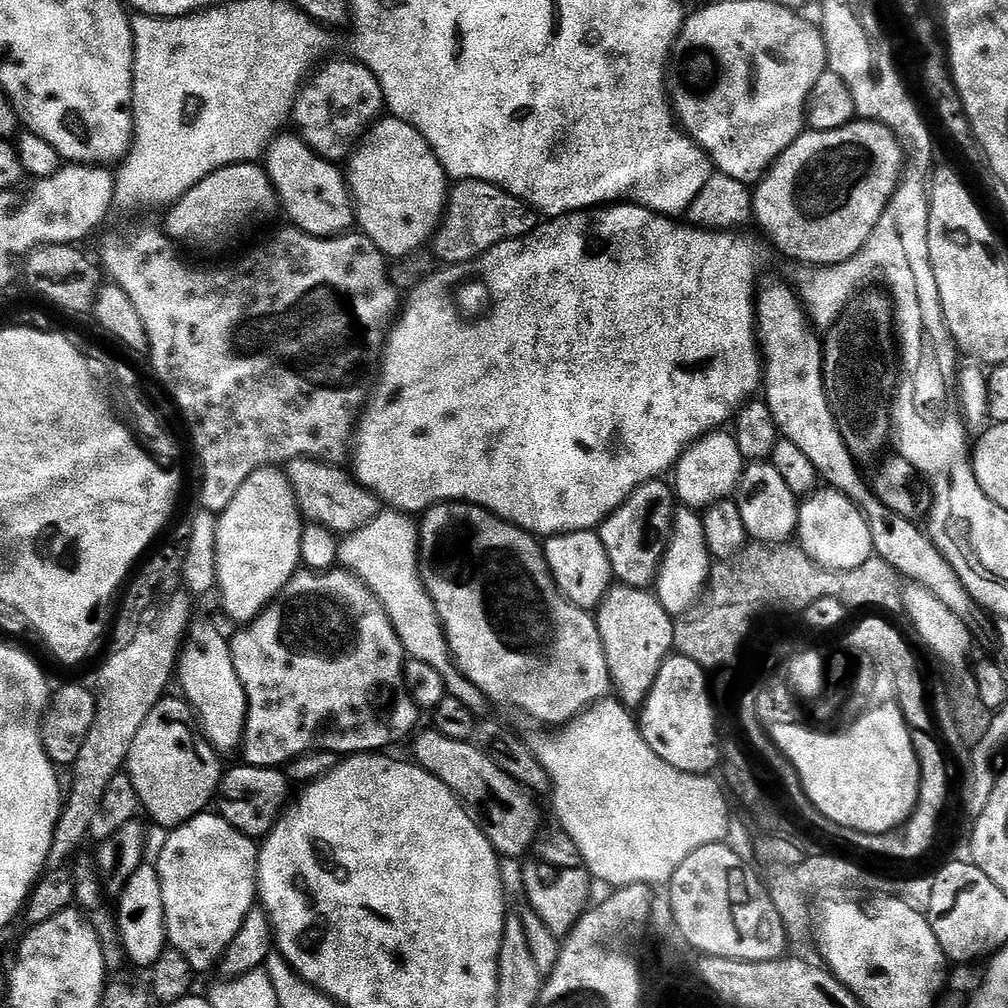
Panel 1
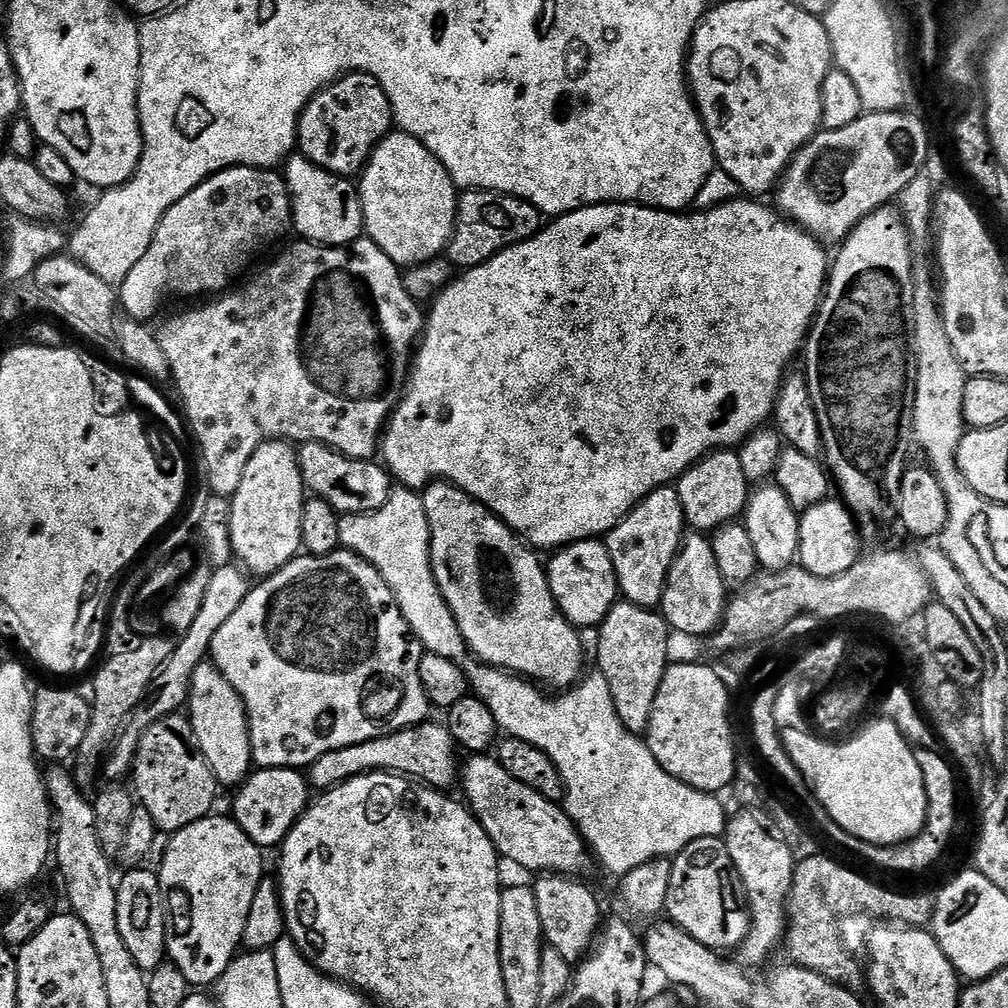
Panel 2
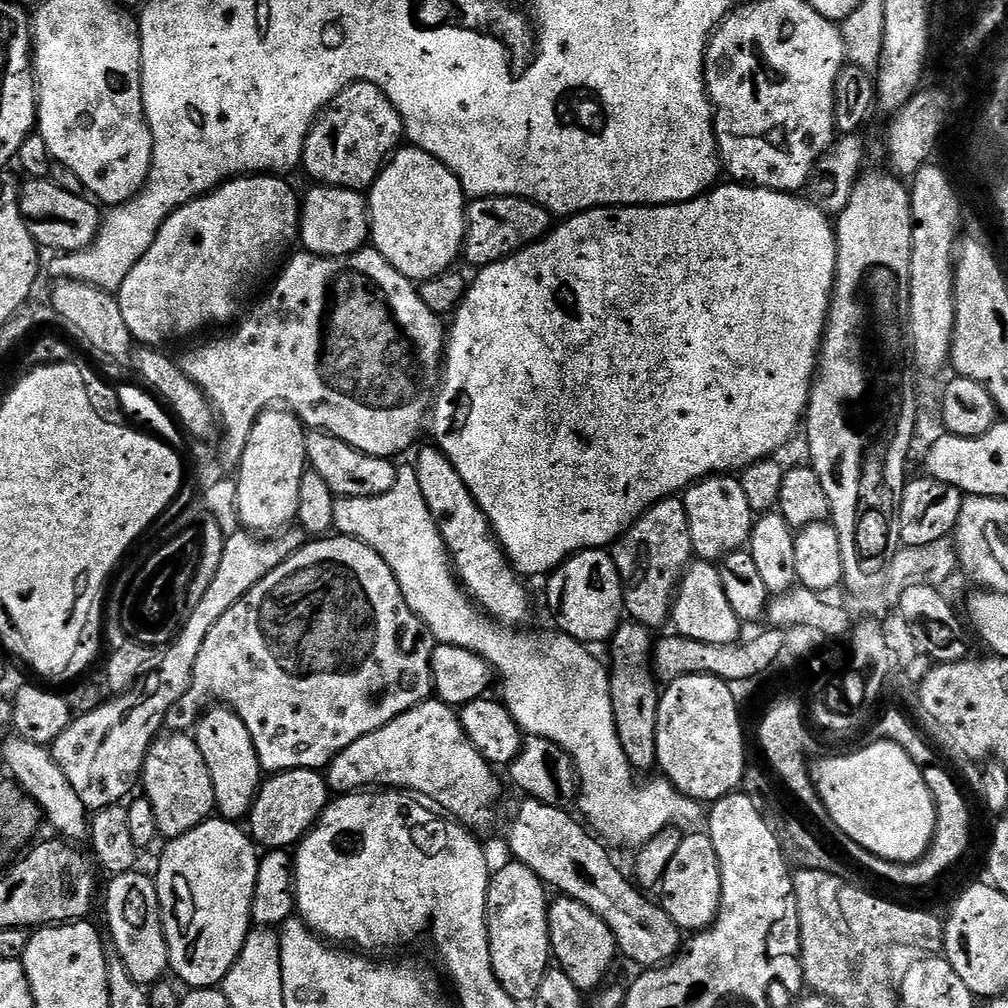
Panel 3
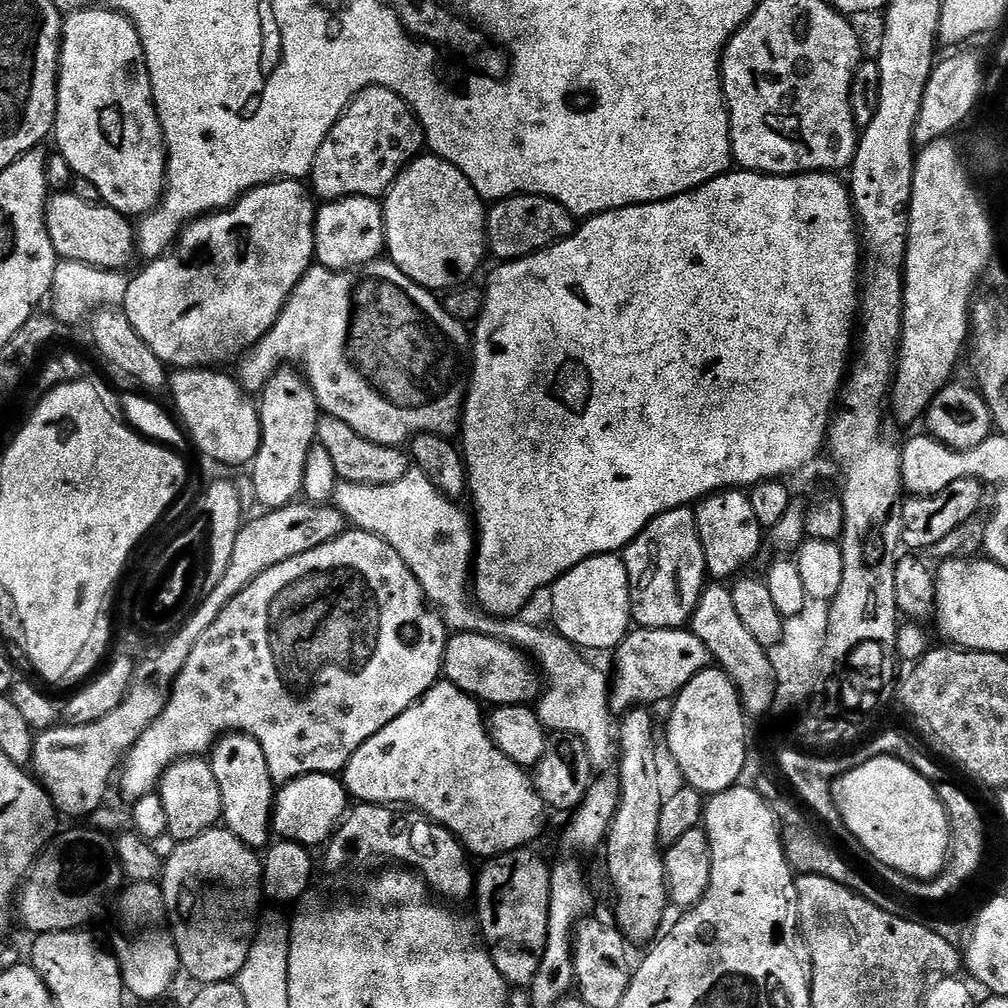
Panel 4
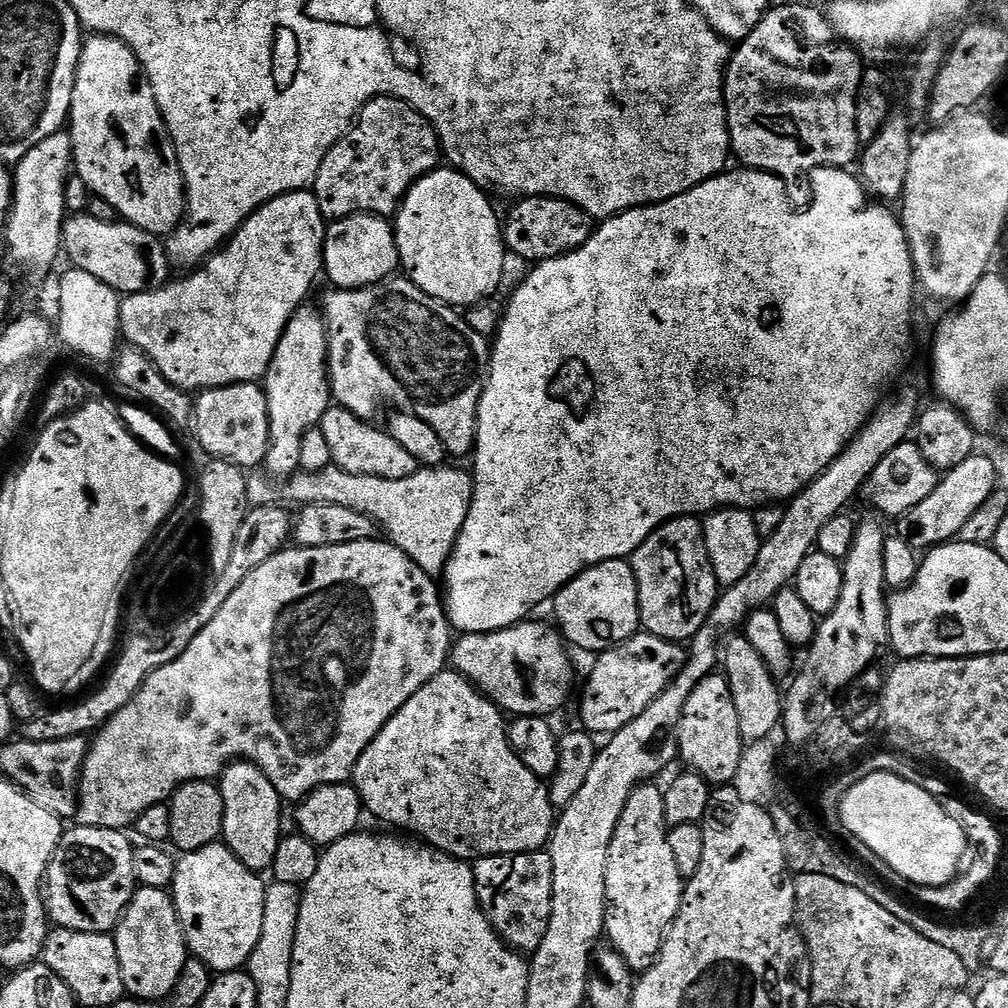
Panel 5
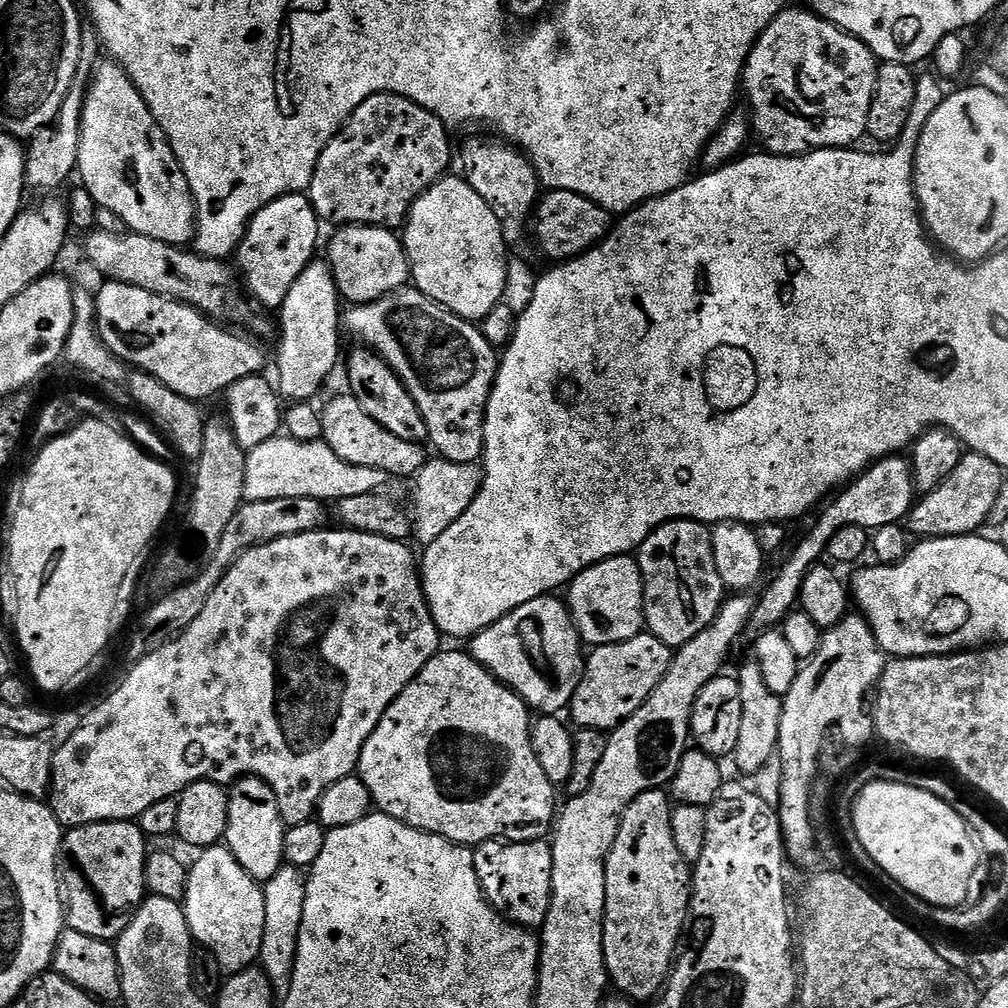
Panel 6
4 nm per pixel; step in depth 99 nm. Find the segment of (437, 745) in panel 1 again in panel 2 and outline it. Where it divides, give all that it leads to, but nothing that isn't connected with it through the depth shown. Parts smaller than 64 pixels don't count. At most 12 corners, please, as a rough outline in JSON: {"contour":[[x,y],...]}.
{"contour":[[472,754],[463,799],[501,857],[583,877],[594,857],[563,807]]}

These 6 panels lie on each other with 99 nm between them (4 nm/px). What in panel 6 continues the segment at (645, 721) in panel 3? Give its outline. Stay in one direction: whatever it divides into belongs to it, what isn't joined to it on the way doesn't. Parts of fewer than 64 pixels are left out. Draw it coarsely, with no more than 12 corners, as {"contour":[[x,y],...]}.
{"contour":[[667,791],[638,794],[606,858],[611,987],[655,1001],[690,916]]}

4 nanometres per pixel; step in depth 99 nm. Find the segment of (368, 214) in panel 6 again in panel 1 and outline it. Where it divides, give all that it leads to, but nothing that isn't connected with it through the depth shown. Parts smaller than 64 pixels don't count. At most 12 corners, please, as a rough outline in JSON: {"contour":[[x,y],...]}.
{"contour":[[352,58],[301,87],[290,120],[310,150],[344,162],[386,105]]}

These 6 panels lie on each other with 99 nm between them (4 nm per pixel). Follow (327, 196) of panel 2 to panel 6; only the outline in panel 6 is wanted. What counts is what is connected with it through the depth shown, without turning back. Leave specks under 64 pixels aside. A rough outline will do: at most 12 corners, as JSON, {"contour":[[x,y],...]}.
{"contour":[[350,224],[326,263],[349,305],[409,283],[393,229]]}

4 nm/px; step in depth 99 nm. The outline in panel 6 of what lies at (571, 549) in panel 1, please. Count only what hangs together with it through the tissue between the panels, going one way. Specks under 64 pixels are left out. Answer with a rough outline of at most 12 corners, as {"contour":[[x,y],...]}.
{"contour":[[631,555],[567,585],[588,646],[641,635],[644,579]]}

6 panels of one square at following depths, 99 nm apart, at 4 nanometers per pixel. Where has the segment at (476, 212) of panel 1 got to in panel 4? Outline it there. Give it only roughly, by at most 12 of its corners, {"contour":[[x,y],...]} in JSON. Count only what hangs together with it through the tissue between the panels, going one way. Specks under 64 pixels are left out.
{"contour":[[545,196],[487,209],[486,248],[521,260],[571,236],[577,217]]}

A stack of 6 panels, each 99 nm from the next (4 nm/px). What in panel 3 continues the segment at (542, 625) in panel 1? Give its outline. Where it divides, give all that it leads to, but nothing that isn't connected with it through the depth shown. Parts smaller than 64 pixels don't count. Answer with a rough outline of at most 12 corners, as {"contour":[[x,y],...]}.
{"contour":[[435,446],[422,498],[465,592],[524,626],[532,600],[492,523]]}

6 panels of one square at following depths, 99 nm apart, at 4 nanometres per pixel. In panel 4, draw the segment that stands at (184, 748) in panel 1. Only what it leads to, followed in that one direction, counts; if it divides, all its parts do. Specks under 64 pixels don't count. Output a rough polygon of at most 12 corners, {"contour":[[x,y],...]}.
{"contour":[[207,759],[164,771],[167,835],[193,840],[221,823],[222,790]]}

